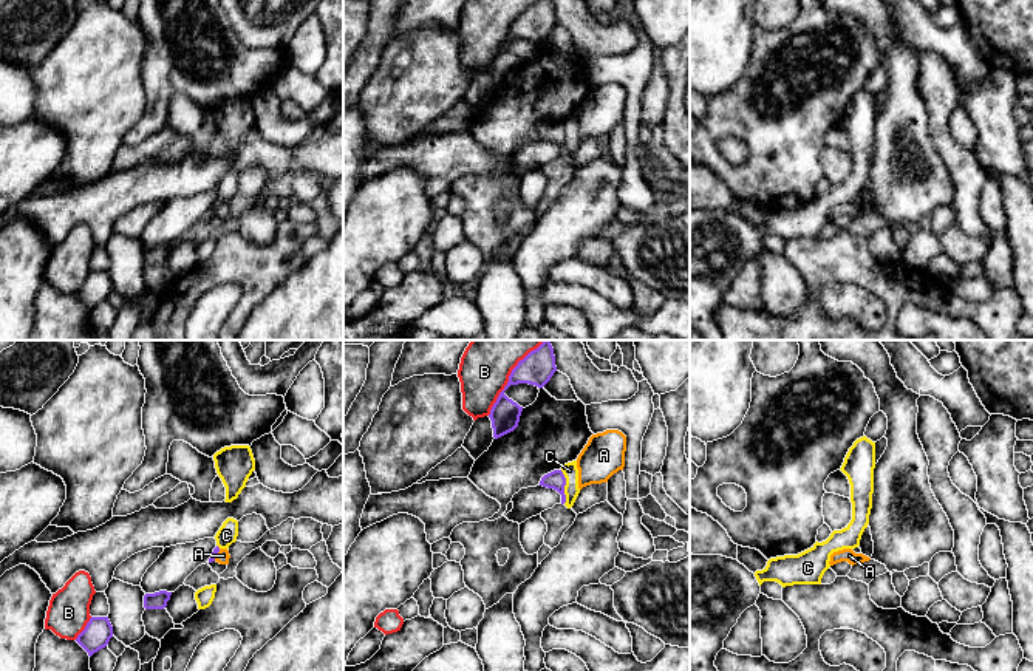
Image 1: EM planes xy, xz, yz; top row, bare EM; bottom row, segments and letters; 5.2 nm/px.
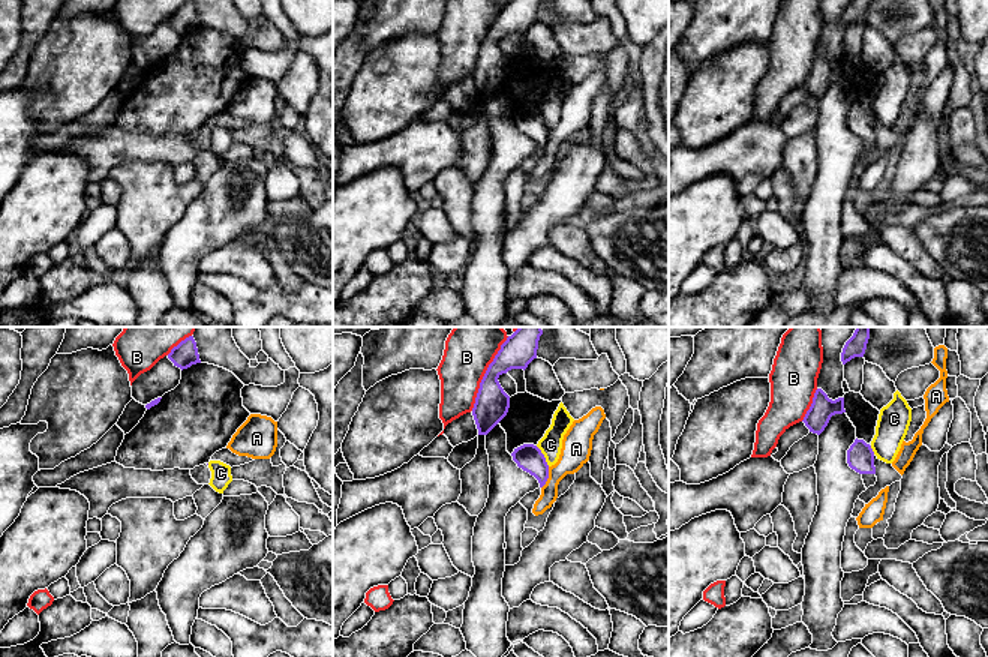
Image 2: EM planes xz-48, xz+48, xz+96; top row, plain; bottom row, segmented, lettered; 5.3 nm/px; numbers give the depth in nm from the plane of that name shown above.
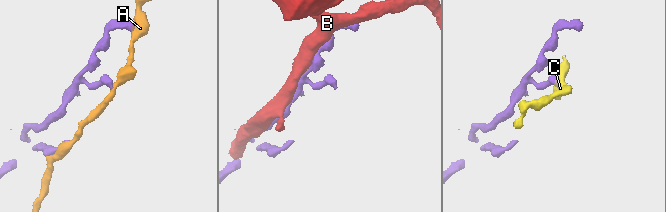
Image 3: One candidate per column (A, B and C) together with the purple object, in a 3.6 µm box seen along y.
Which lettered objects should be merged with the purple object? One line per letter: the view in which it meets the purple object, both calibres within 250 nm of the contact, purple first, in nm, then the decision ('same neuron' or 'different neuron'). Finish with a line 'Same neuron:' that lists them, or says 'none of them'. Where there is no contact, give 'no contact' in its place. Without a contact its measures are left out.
A: meets purple in xy; 30 nm thick on the purple side, 70 nm on the other; different neuron
B: meets purple in xz; 170 nm thick on the purple side, 300 nm on the other; different neuron
C: meets purple in xz; 100 nm thick on the purple side, 80 nm on the other; different neuron
Same neuron: none of them

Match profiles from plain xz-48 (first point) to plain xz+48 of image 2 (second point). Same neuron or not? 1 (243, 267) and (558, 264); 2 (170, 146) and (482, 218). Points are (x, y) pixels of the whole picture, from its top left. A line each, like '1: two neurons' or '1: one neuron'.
1: one neuron
2: two neurons

